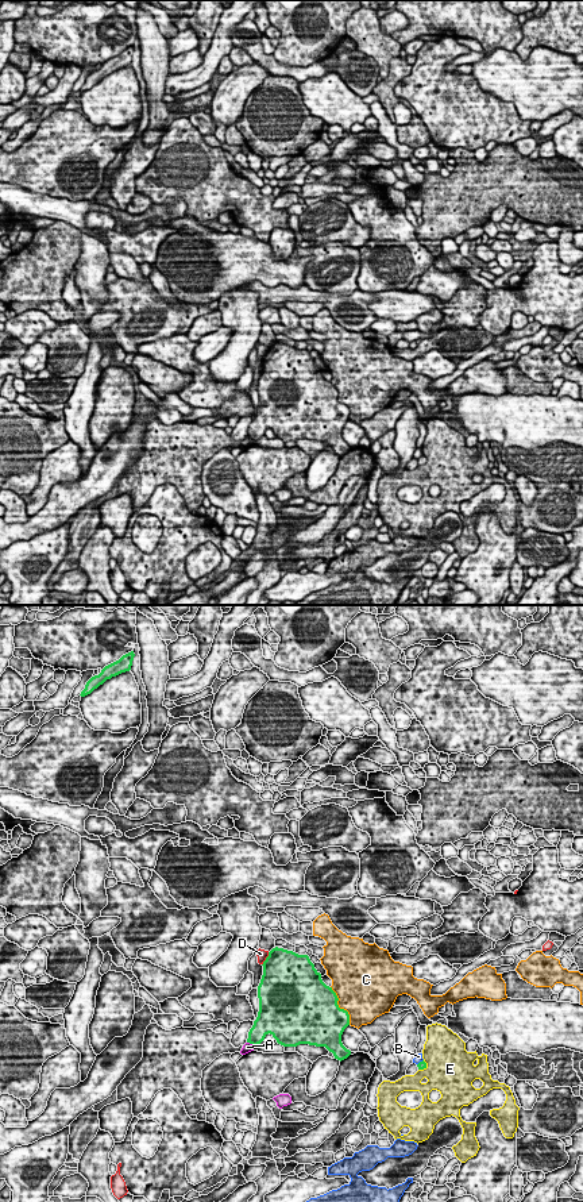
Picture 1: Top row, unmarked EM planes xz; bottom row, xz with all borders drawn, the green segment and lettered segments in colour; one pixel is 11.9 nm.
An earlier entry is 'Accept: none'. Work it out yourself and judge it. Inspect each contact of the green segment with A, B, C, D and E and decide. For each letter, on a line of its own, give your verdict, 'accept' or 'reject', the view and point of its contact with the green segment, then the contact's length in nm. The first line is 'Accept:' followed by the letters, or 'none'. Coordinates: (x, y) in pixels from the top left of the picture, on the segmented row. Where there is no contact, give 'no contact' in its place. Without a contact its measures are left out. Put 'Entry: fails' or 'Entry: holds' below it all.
Accept: none
A: reject | xz (250, 1043) | 100 nm
B: reject | xz (420, 1062) | 110 nm
C: reject | xz (338, 1006) | 500 nm
D: reject | xz (266, 959) | 180 nm
E: reject | xz (424, 1067) | 140 nm
Entry: holds

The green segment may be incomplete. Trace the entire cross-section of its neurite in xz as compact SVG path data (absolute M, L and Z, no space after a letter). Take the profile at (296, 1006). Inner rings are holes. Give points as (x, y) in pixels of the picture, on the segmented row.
M275 947L262 966L263 975L258 986L259 1012L247 1043L258 1045L270 1033L283 1047L325 1047L335 1059L347 1059L351 1051L343 1045L341 1035L350 1025L350 1014L339 1008L336 993L323 982L309 956Z

